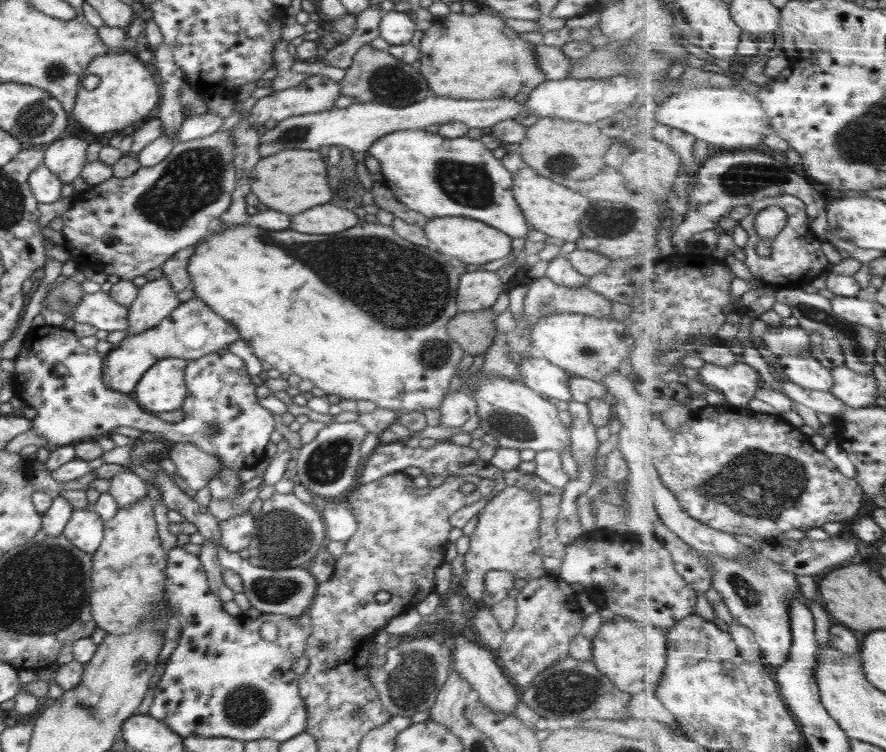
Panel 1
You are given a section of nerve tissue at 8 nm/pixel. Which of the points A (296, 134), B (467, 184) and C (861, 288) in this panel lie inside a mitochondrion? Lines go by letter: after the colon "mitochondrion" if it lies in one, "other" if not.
A: mitochondrion
B: mitochondrion
C: other

